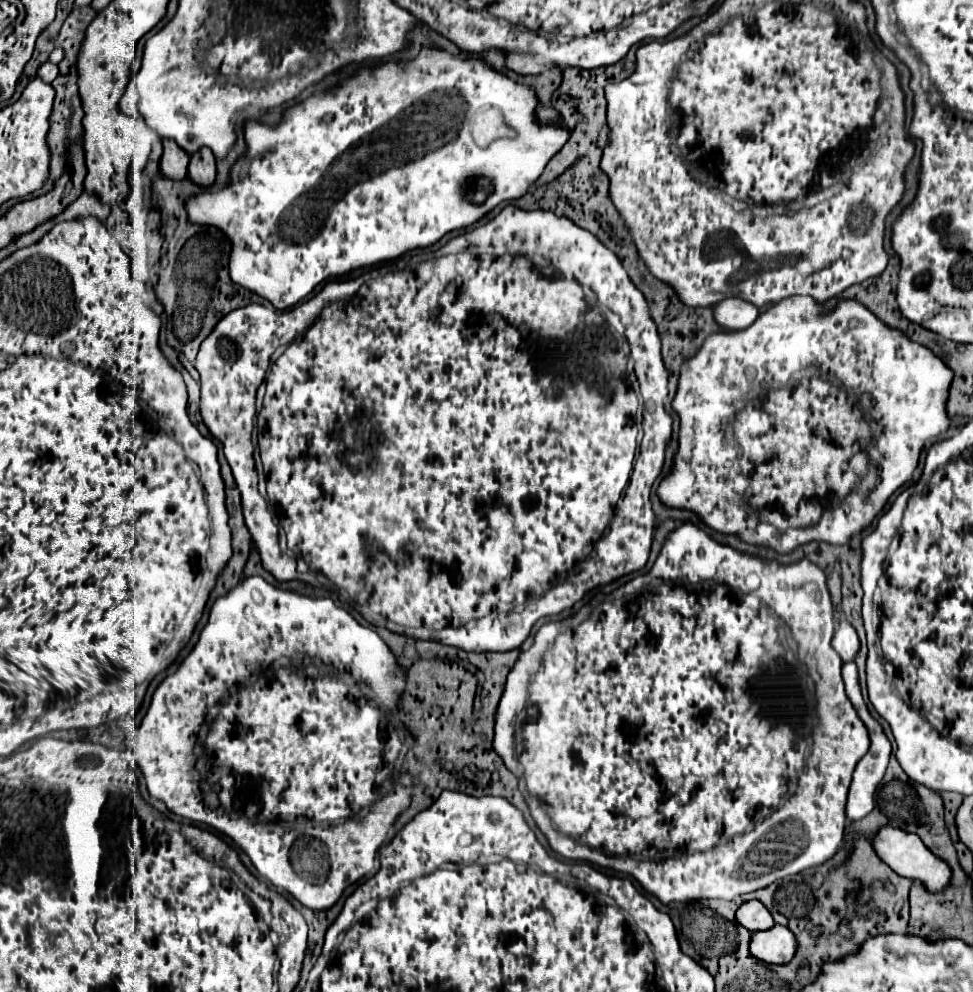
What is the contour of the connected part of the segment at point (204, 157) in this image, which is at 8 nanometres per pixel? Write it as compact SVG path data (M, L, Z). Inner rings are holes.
M201 147L197 153L191 155L189 163L189 179L199 187L211 187L215 183L215 157L209 147Z

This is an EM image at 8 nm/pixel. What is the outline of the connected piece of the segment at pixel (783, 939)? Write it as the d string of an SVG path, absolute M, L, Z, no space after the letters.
M773 925L767 931L757 931L751 937L751 947L749 951L753 957L765 961L765 963L775 963L775 965L785 965L793 959L797 953L797 937L783 925Z

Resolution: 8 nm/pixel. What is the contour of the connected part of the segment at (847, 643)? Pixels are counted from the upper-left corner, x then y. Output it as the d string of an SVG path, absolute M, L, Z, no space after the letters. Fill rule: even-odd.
M843 617L837 625L837 631L833 635L833 649L841 655L843 661L853 661L859 649L859 637L855 627Z

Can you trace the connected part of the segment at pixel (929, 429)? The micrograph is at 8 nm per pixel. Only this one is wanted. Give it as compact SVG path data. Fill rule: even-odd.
M787 297L775 303L769 311L761 313L751 327L711 335L703 341L699 353L681 365L679 387L673 399L673 409L681 417L679 451L675 455L673 473L657 489L657 495L665 505L695 511L701 521L721 533L737 533L747 543L769 545L777 553L789 553L797 545L809 543L811 539L843 545L849 543L851 535L867 527L883 509L887 499L913 477L925 441L945 433L949 427L945 403L953 371L929 349L911 343L901 331L887 327L857 301L841 299L831 317L819 315L817 311L821 311L821 307L815 299ZM807 367L817 367L821 373L829 371L831 381L811 377L803 379L801 385L791 385L791 375L804 374ZM837 379L841 379L845 387L857 387L873 399L868 416L881 427L881 435L877 437L875 445L881 453L877 481L875 487L865 495L847 493L855 489L861 463L867 465L867 455L861 449L861 441L871 437L871 427L863 411L859 411L853 397L845 393L845 387ZM775 383L787 385L779 387ZM749 493L753 495L755 507L749 507ZM831 495L845 499L831 499ZM789 499L795 499L793 523L787 505ZM725 503L733 505L727 509ZM757 507L765 507L769 511L761 517L763 523L757 523ZM769 523L781 531L789 527L789 531L785 531L785 535L777 535Z

